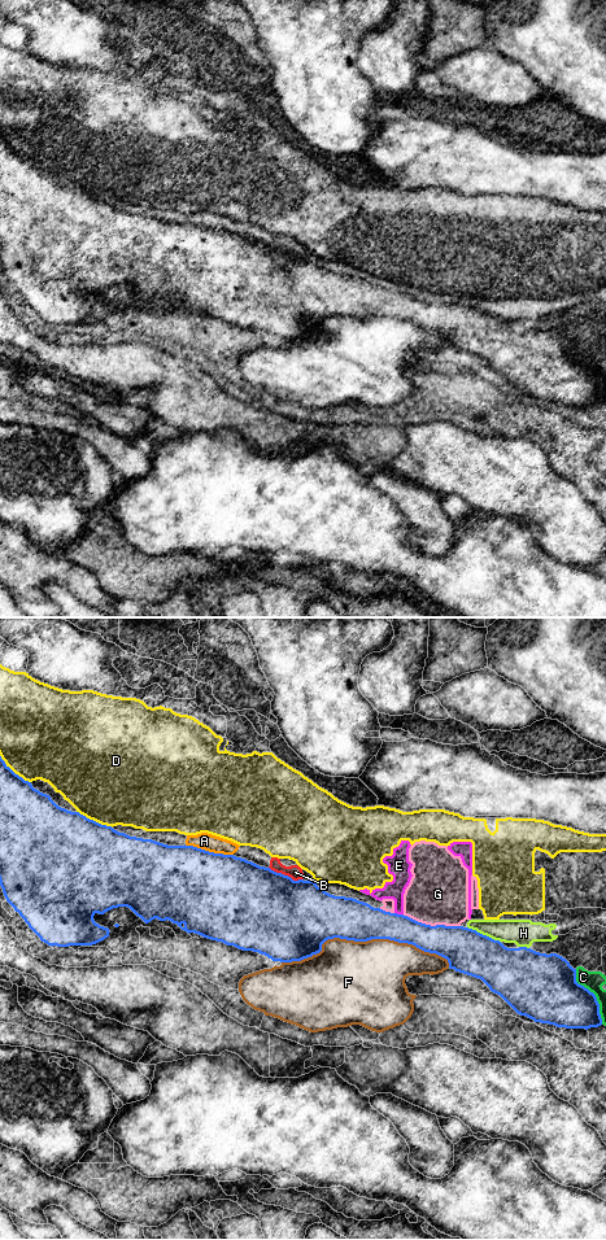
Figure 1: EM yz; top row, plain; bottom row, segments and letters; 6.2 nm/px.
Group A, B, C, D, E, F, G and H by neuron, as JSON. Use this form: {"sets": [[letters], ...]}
{"sets": [["A", "B"], ["C", "D", "E", "G", "H"], ["F"]]}

